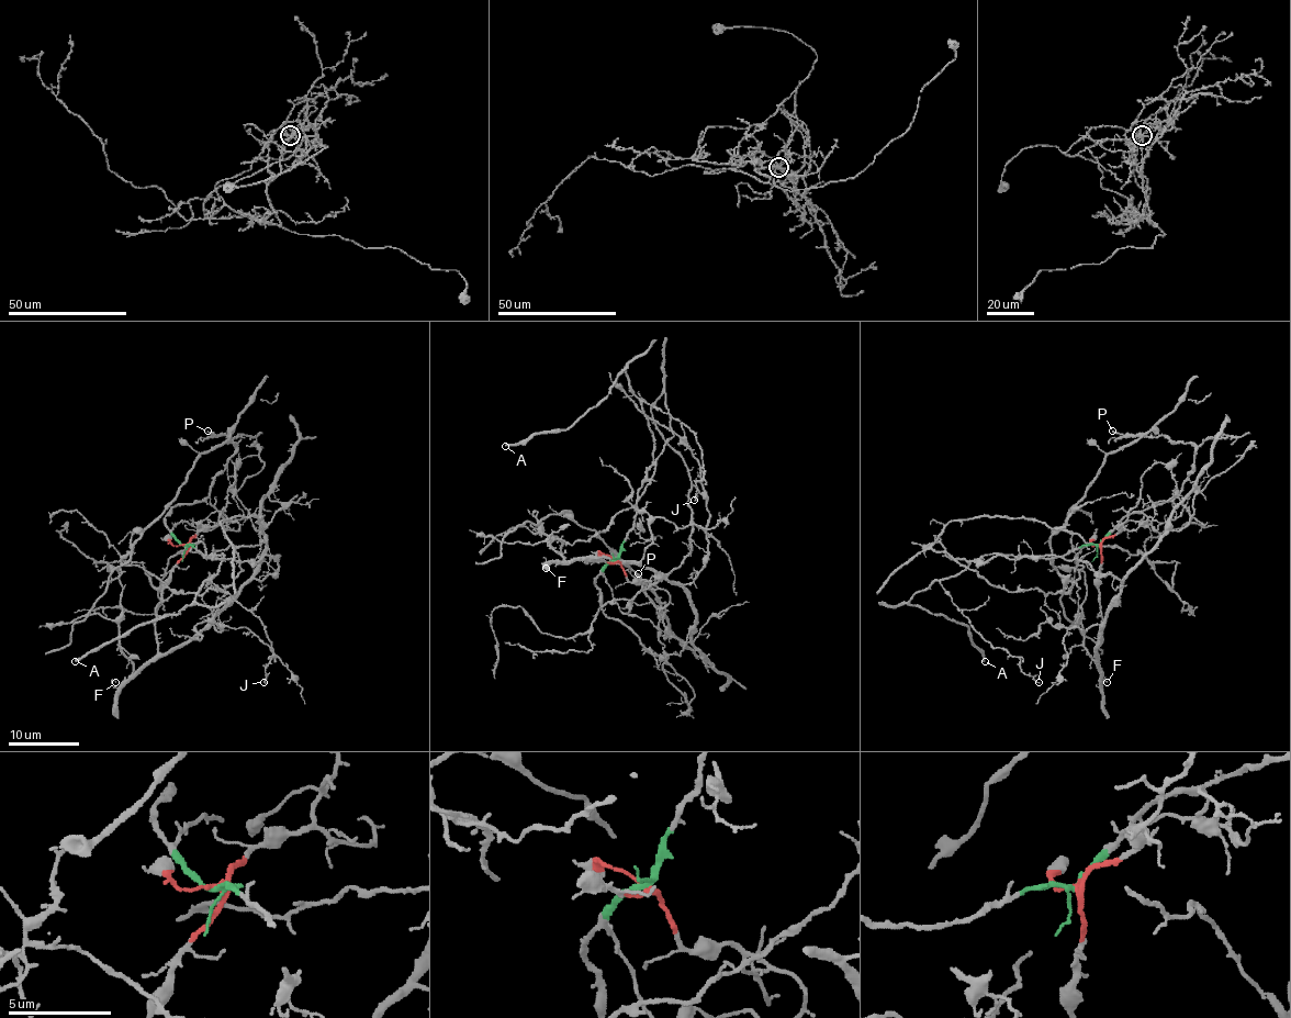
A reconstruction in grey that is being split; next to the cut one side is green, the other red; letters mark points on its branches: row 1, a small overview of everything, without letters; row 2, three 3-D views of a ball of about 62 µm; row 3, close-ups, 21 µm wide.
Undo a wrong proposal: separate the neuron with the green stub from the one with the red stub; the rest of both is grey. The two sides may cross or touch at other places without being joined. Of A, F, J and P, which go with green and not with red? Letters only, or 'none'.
A, J, P

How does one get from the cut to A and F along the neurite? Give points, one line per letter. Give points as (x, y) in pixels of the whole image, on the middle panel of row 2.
A: (616, 560), (653, 459), (653, 433), (628, 377), (622, 371), (569, 427), (505, 445)
F: (616, 560), (586, 563), (587, 558), (547, 561), (542, 563), (546, 569)

